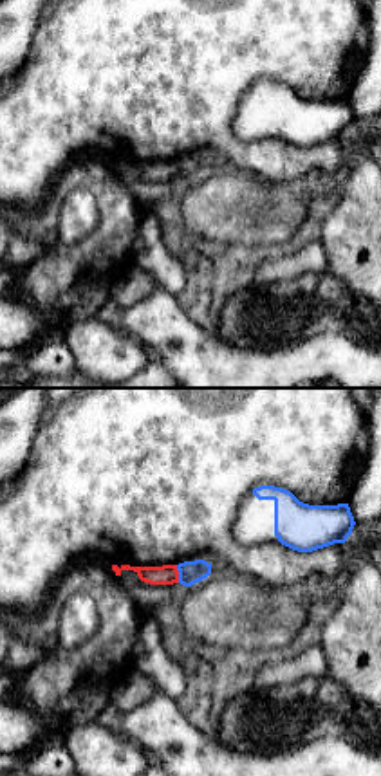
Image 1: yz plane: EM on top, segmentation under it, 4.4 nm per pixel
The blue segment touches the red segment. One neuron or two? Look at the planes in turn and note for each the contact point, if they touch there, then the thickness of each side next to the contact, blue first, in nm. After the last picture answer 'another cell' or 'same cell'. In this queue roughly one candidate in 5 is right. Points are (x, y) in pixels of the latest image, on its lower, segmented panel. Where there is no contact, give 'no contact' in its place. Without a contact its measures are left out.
contact (179, 574); calibres 110 and 90 nm

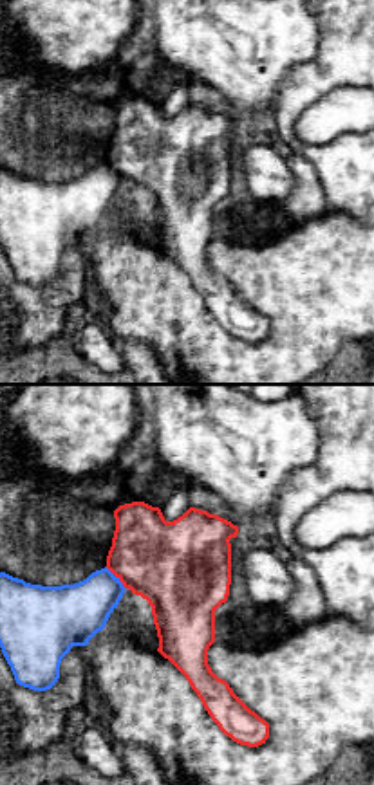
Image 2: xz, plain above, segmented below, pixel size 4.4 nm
contact (116, 578); calibres 280 and 380 nm

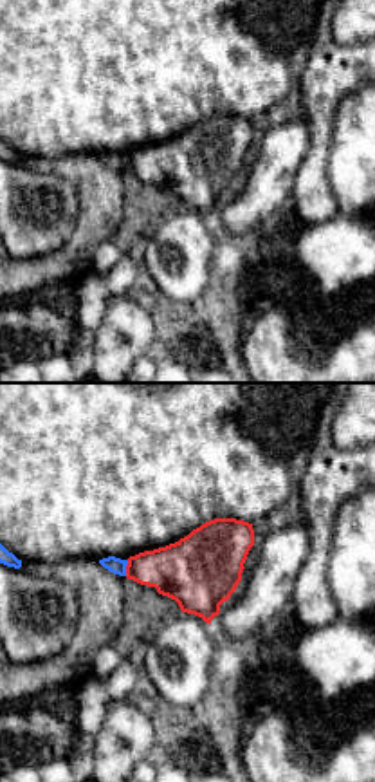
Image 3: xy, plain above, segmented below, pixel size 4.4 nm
contact (125, 567); calibres 70 and 260 nm

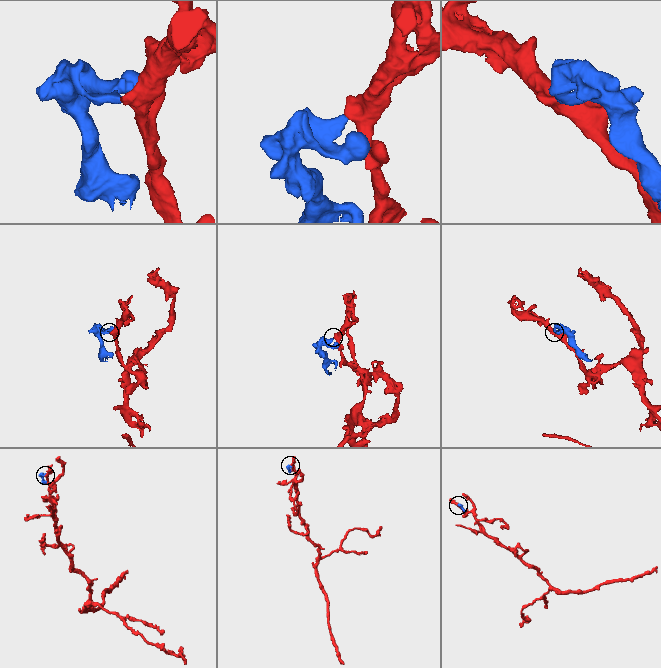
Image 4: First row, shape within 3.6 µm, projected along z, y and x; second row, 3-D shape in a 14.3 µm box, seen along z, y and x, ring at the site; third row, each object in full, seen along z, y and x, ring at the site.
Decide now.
another cell

